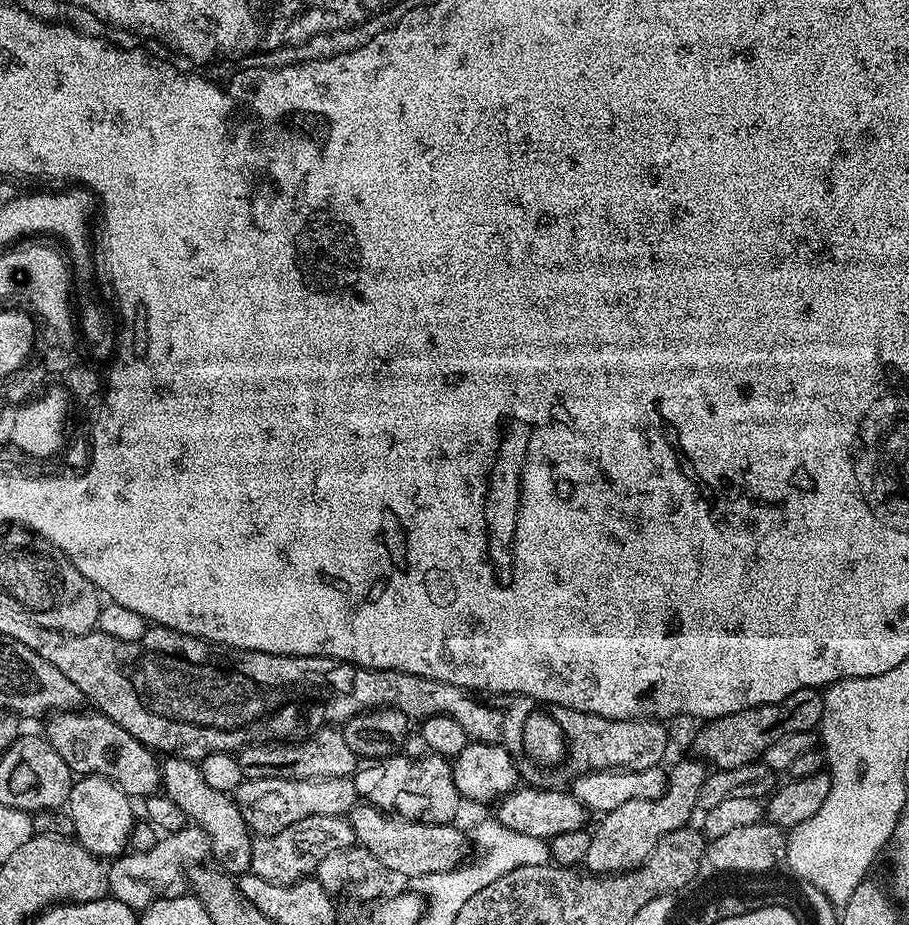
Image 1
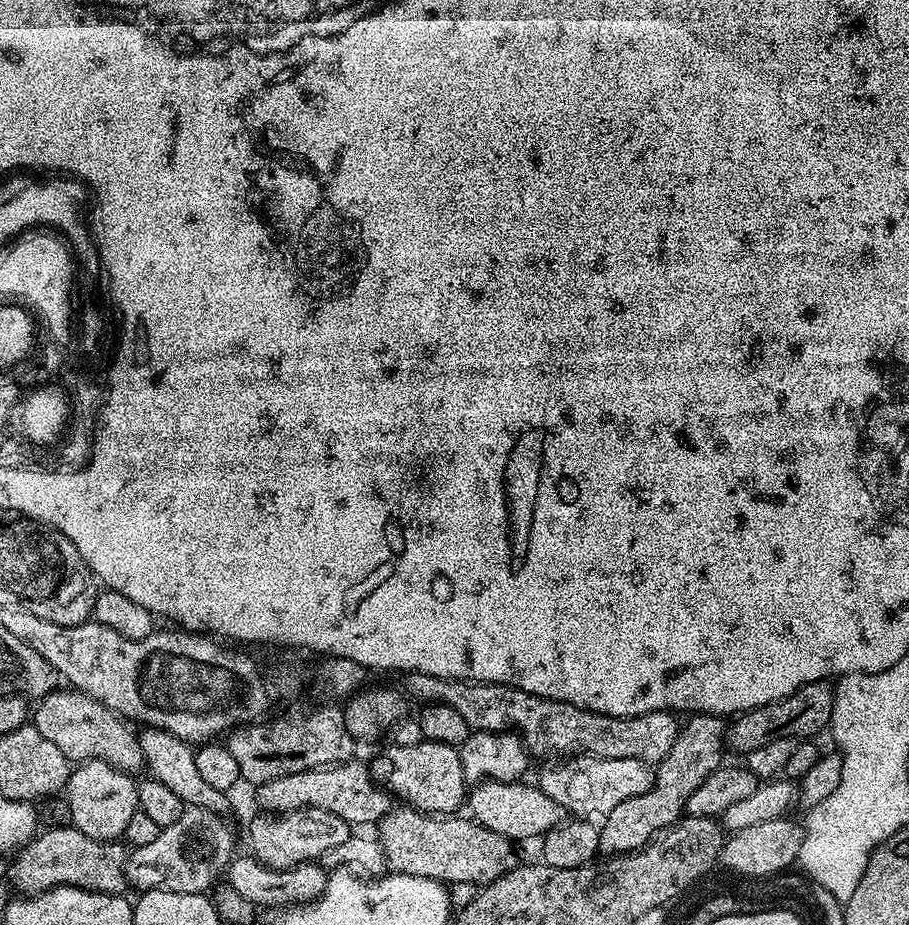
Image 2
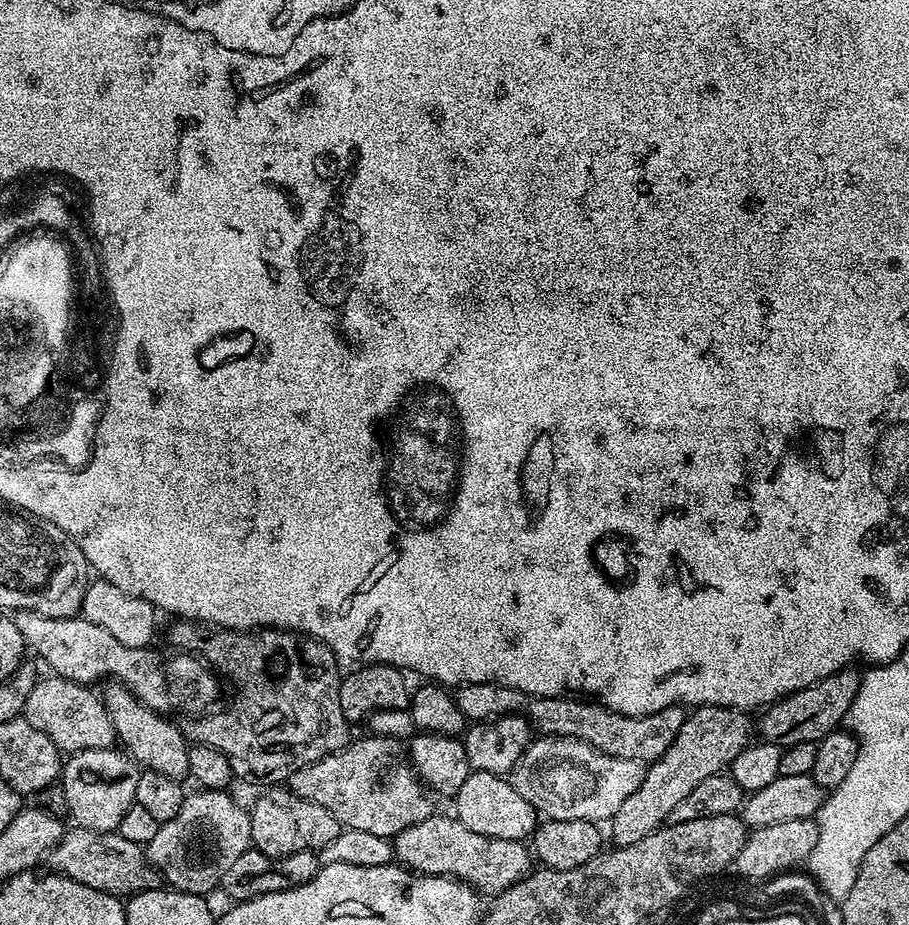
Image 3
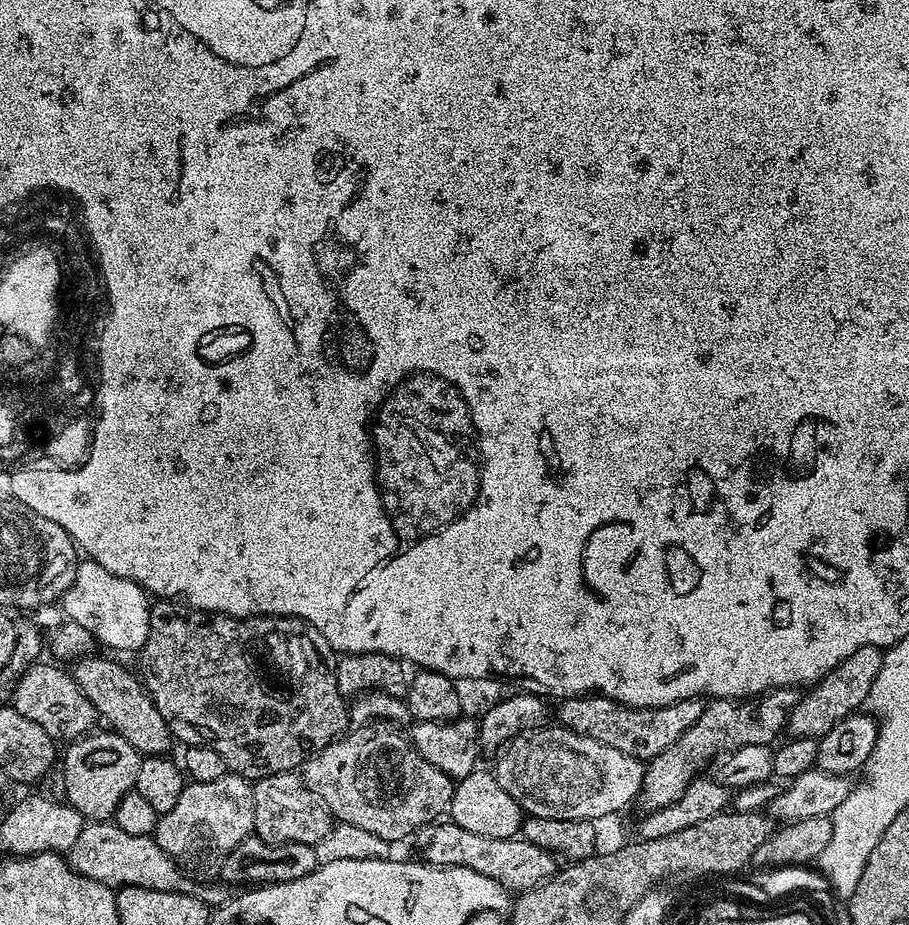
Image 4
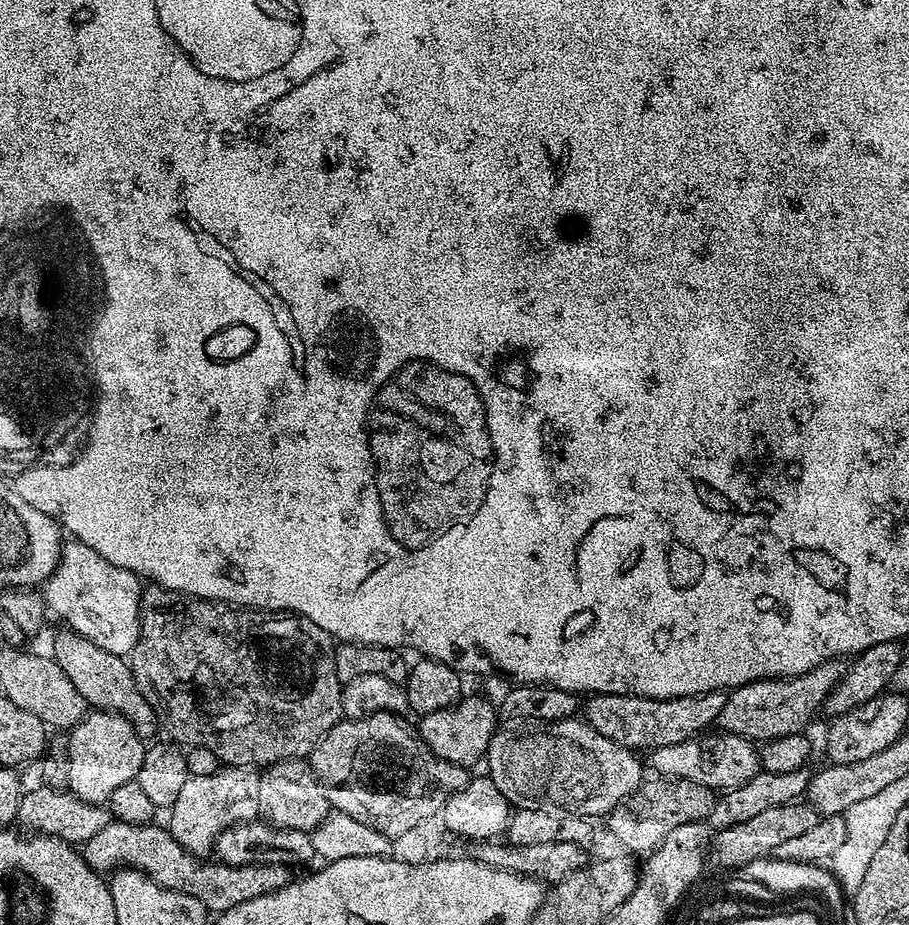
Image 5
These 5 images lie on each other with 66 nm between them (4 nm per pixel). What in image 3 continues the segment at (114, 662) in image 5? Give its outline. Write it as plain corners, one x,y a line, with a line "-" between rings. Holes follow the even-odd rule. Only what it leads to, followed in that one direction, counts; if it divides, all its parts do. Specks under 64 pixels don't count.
108,682
103,685
102,699
114,722
116,739
141,769
161,772
174,780
183,781
188,776
189,741
181,725
171,724
167,715
147,708
124,684

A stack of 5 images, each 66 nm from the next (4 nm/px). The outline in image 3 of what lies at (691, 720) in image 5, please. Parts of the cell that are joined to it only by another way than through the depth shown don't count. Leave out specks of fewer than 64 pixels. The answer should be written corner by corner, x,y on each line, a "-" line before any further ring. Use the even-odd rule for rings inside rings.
461,684
455,689
458,710
469,721
483,722
494,720
498,716
509,714
526,714
529,721
541,733
553,736
574,736
585,740
600,752
605,752
618,758
630,758
651,762
656,760
678,738
678,730
682,730
686,712
683,707
658,710
649,716
627,716
611,712
599,702
589,702
584,698
569,698
568,696
538,696
530,697
525,692
507,688
501,684

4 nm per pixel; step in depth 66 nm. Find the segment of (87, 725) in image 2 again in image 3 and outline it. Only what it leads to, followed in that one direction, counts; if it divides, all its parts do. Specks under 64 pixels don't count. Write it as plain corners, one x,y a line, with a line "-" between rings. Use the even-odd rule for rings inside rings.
48,674
45,680
44,677
37,679
30,690
22,718
30,722
34,730
42,730
42,734
46,734
46,738
50,738
50,742
54,742
54,746
64,754
113,747
117,743
114,722
110,722
101,693
92,691
96,690
89,685

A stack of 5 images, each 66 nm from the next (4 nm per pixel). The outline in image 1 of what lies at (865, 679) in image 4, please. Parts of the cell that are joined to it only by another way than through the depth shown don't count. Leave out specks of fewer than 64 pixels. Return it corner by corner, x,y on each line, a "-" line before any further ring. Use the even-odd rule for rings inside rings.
803,688
781,704
767,704
761,708
742,710
738,714
723,716
707,721
696,736
696,752
705,765
713,769
737,768
755,764
774,742
786,738
795,732
810,732
819,729
824,709
824,697
815,688

